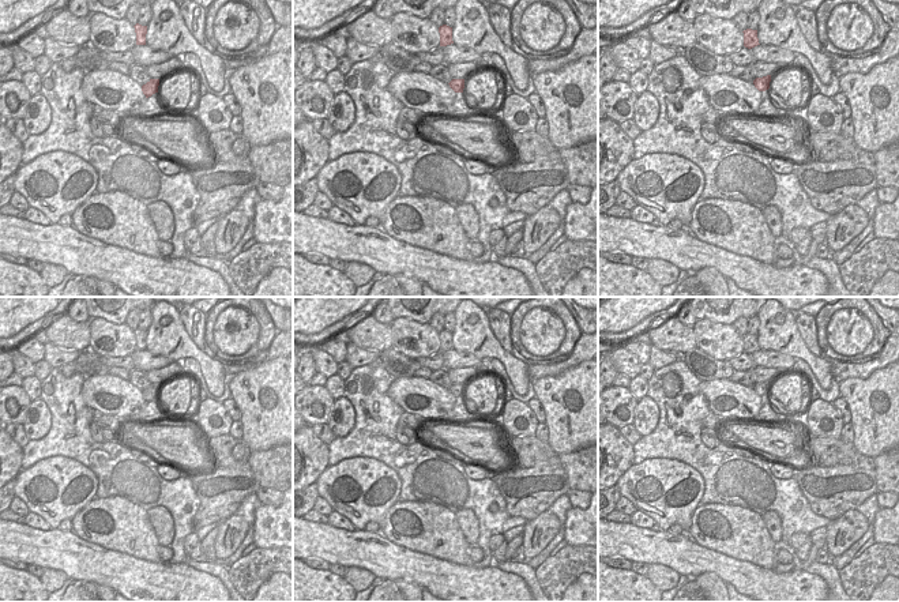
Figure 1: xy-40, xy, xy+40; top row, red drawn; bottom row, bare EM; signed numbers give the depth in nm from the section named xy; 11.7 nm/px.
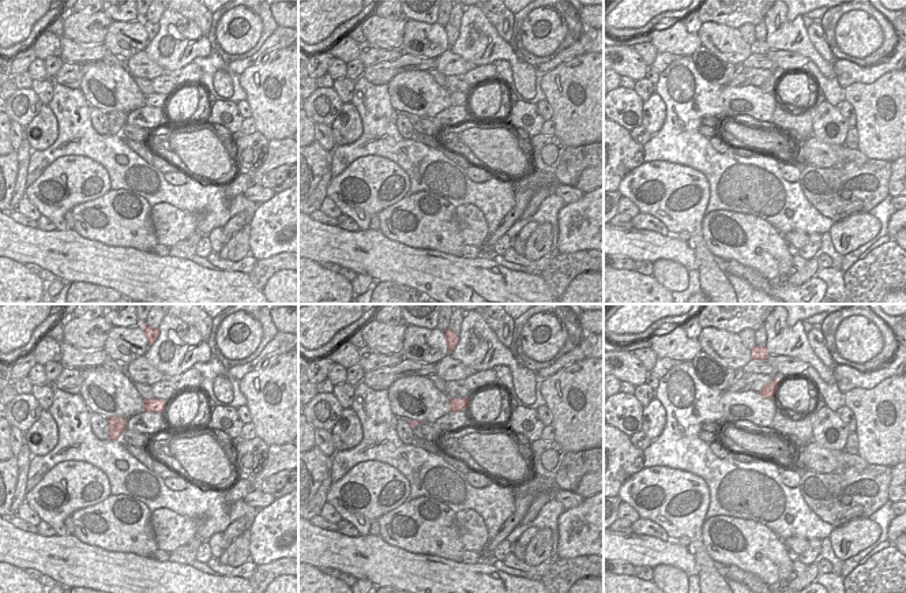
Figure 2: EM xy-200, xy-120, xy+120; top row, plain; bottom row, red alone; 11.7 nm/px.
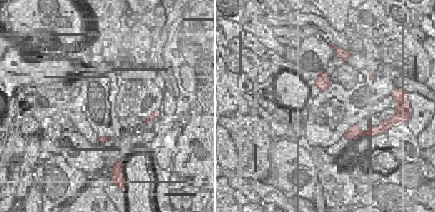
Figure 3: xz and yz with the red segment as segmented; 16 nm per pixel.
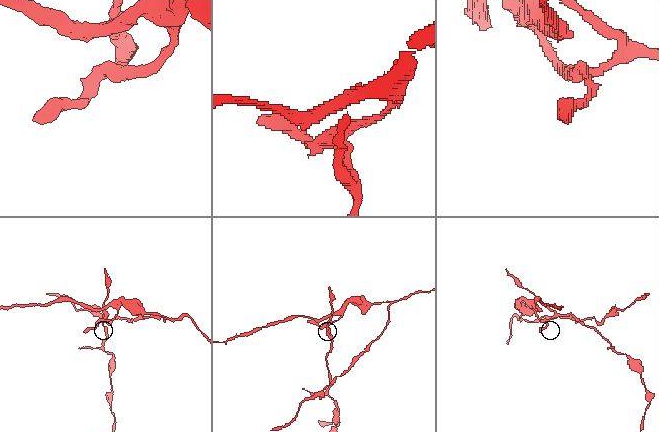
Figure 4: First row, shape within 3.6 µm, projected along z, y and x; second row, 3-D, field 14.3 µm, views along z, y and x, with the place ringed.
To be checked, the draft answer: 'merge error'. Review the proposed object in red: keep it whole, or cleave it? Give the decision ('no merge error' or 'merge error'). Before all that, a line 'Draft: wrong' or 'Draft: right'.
Draft: right
merge error

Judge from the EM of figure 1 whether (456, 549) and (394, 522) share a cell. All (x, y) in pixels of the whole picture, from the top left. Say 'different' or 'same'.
same

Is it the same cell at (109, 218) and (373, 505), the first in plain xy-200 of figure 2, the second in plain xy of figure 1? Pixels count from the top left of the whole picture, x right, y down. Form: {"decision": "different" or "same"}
{"decision": "different"}

